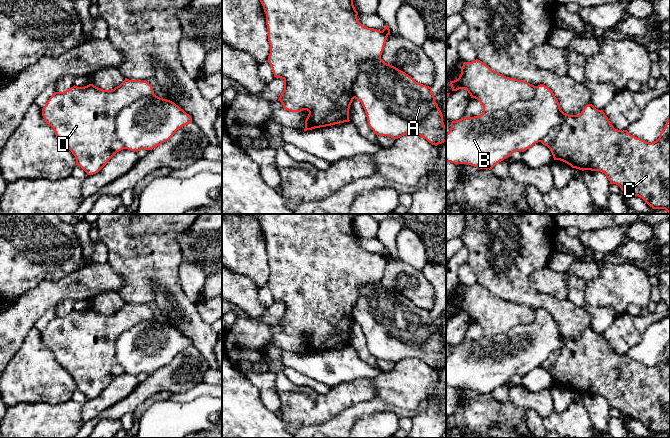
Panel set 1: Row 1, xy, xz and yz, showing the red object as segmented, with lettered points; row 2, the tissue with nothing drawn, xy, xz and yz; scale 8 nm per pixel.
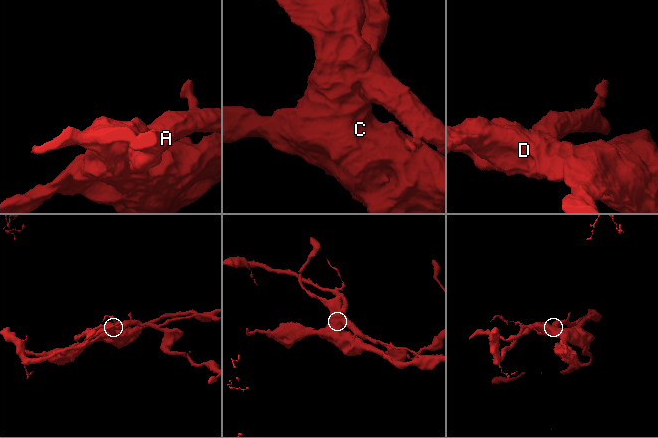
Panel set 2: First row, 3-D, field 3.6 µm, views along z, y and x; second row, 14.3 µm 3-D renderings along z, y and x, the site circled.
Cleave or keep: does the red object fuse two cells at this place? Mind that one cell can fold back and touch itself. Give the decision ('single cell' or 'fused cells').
fused cells

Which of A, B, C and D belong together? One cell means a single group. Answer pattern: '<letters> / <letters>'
A B / C D

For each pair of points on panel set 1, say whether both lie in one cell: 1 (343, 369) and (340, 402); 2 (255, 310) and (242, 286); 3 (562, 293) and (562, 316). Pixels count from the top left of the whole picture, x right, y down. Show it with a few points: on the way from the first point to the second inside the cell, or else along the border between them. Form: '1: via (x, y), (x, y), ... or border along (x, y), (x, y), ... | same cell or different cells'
1: border along (365, 377), (331, 387) | different cells
2: via (249, 304), (242, 292) | same cell
3: border along (540, 292), (559, 299), (566, 299) | different cells

